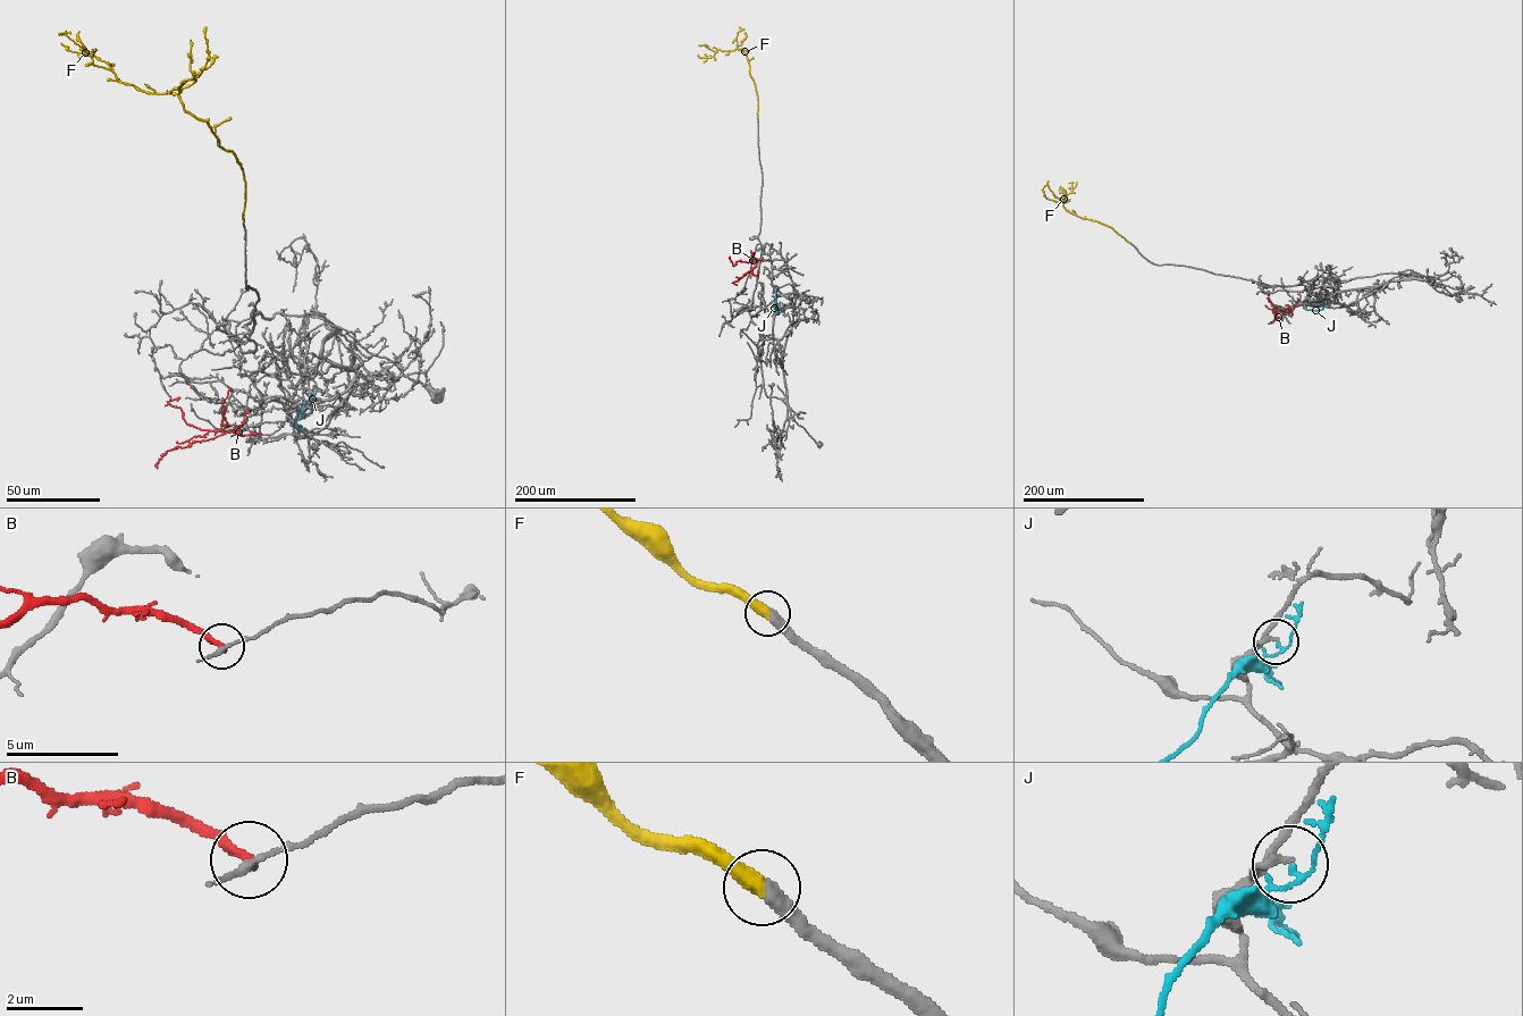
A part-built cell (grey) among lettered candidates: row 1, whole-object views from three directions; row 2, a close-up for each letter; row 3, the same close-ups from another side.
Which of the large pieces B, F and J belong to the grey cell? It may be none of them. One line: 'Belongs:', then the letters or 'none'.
Belongs: F

